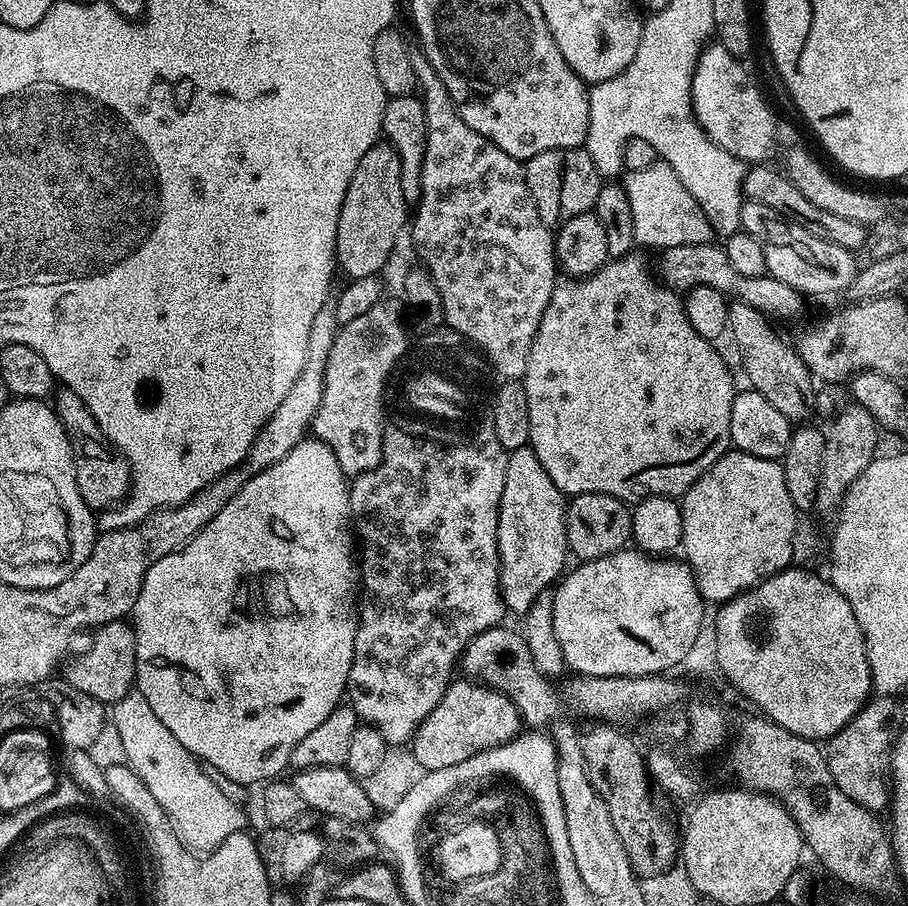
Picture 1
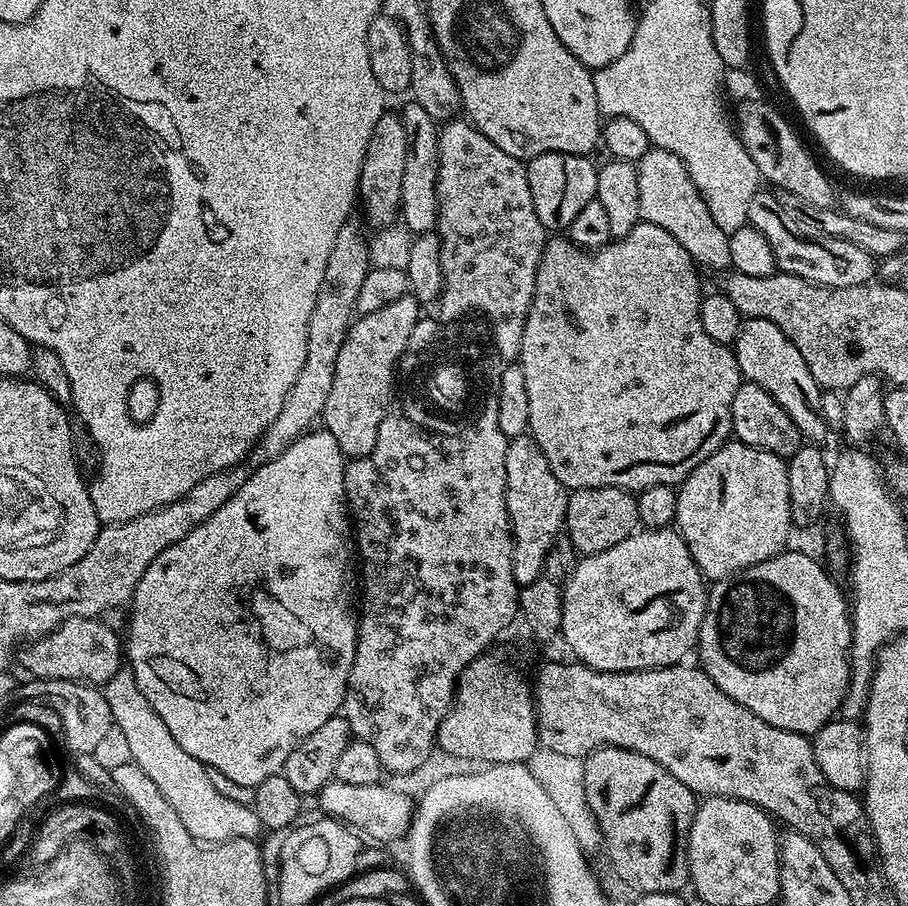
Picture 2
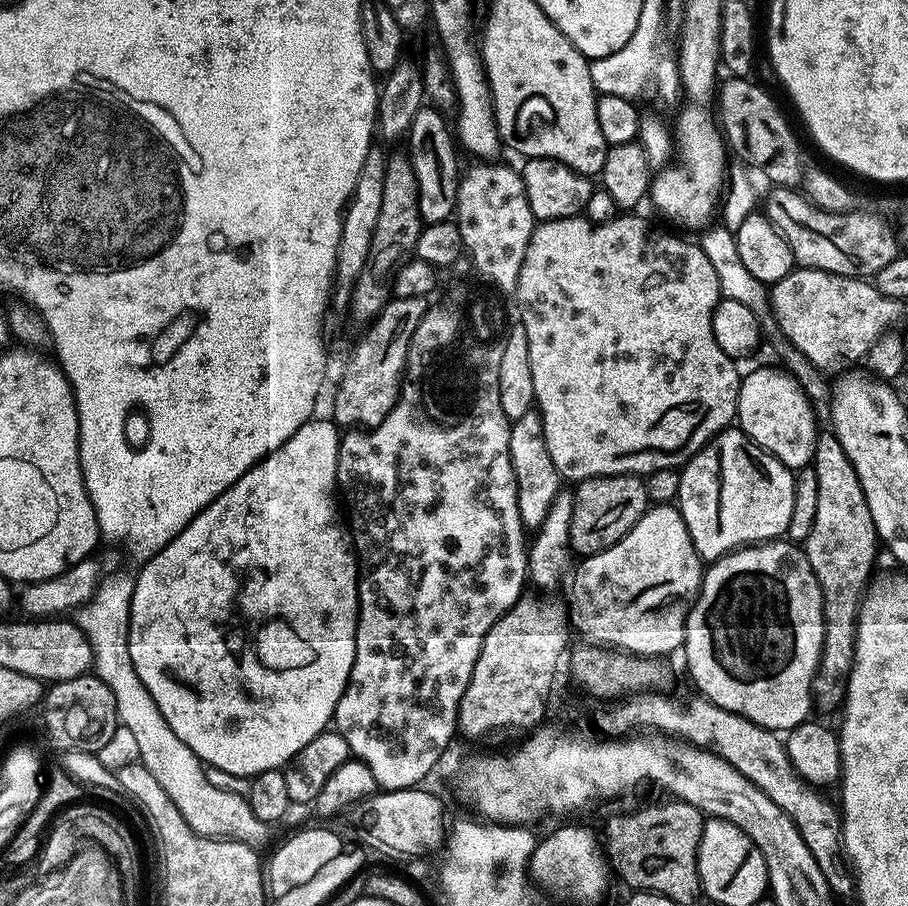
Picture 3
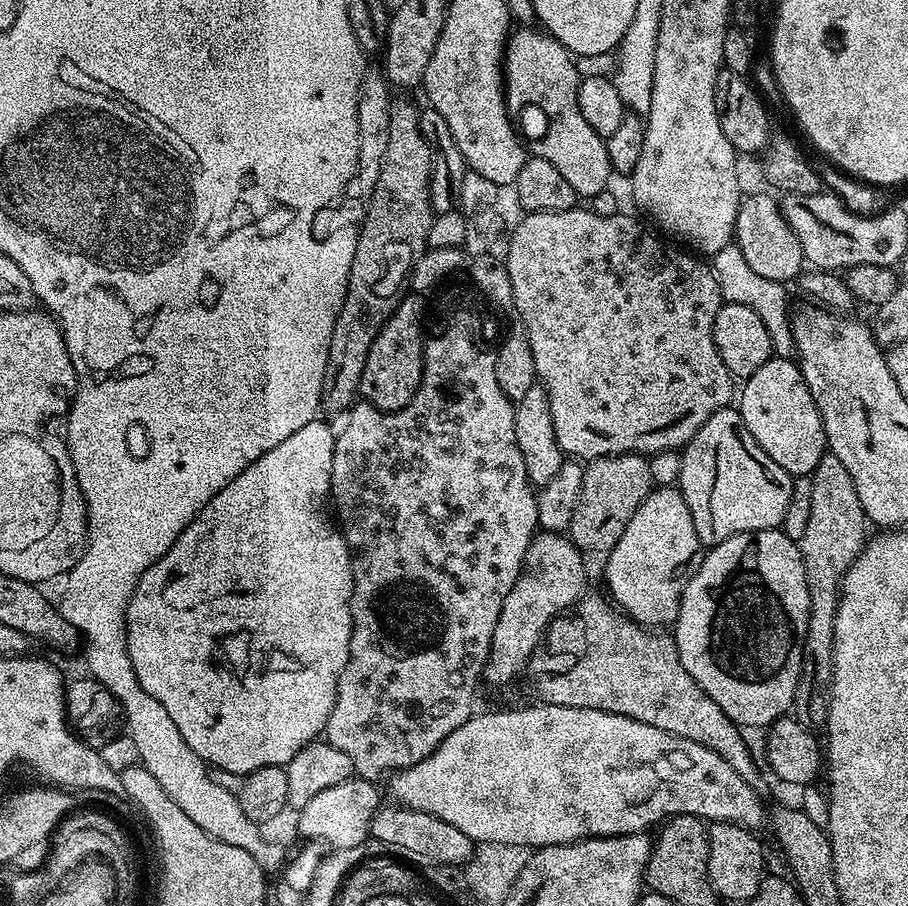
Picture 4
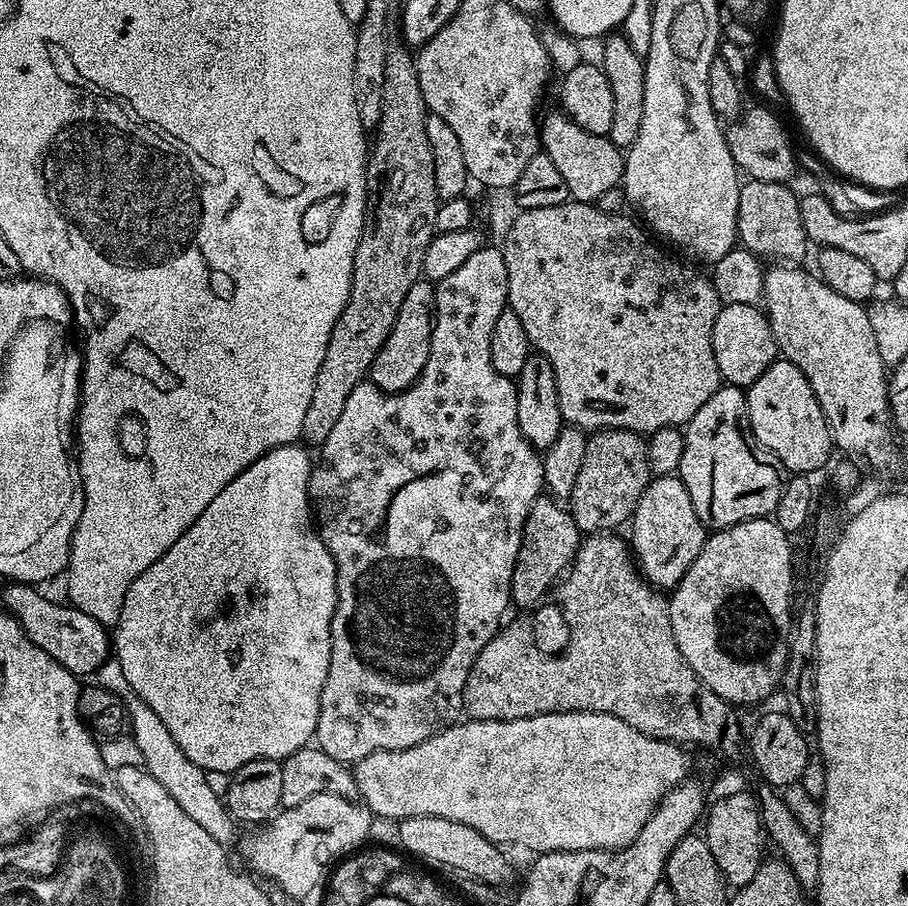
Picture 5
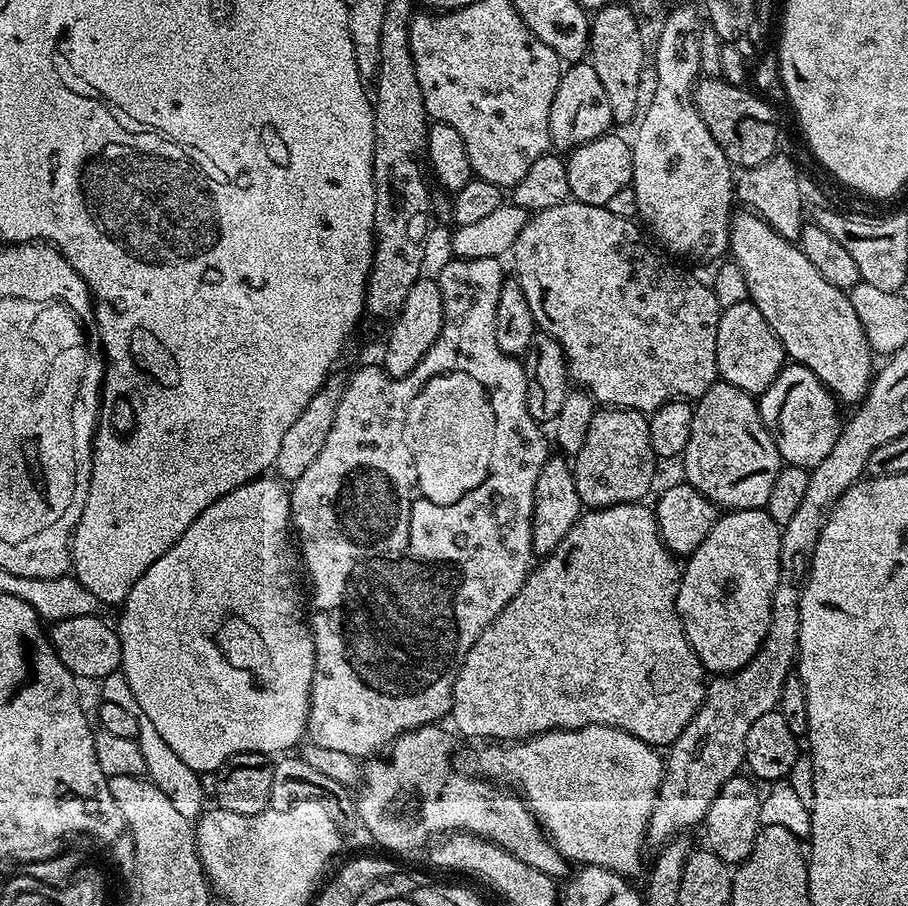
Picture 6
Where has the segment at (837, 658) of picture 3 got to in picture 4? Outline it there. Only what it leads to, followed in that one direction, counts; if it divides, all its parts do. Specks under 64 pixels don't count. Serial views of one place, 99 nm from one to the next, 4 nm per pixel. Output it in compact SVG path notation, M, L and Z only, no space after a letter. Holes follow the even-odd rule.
M825 454L811 477L810 518L806 525L806 534L802 534L798 541L810 590L810 622L806 626L794 716L805 728L820 730L828 723L834 622L840 601L840 586L866 543L866 517L862 510L862 502L858 502L858 490L854 490L854 478L850 478L846 466L842 466L842 462L838 462L836 456Z

